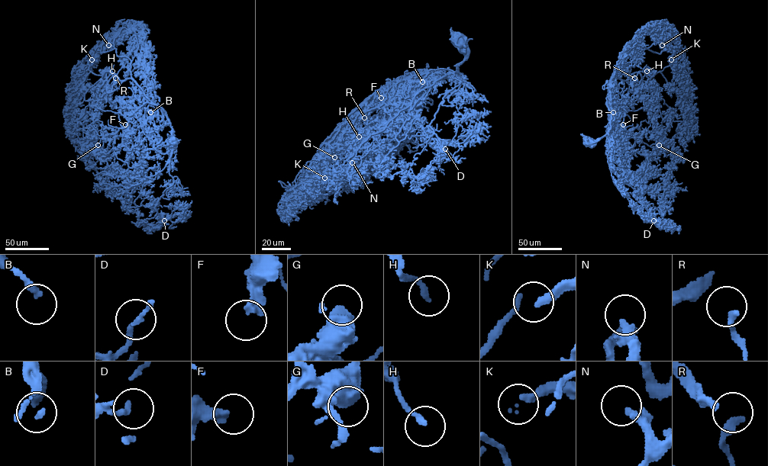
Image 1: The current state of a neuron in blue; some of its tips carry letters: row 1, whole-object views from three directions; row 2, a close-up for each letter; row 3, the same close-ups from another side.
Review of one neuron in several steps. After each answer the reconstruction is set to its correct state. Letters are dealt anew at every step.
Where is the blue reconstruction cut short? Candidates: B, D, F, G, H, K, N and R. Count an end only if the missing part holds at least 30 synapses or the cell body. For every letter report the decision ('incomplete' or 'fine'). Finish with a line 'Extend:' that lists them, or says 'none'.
B: fine
D: incomplete
F: fine
G: fine
H: fine
K: fine
N: fine
R: incomplete
Extend: D, R

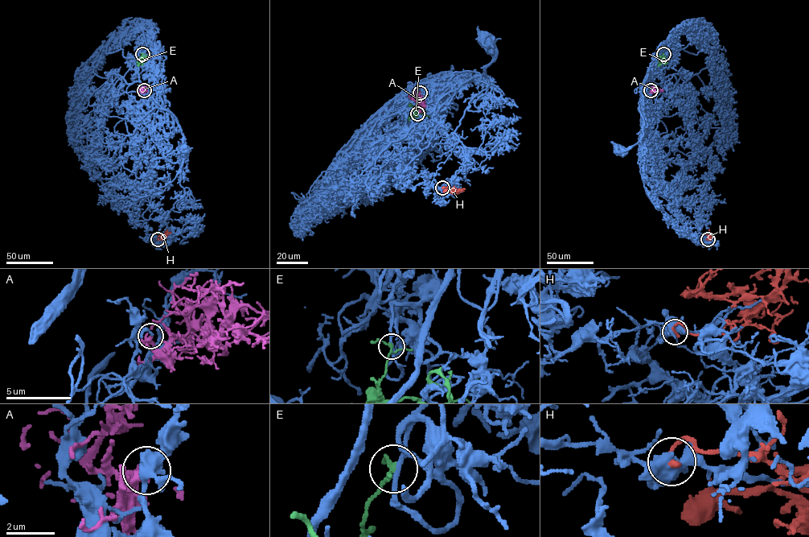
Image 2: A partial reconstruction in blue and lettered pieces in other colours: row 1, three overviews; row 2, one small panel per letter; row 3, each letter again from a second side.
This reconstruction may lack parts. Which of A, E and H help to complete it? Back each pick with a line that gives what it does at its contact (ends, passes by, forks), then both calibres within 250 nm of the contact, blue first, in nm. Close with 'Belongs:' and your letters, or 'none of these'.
E: It forks there. Thickness 170 nm (blue) against 140 nm
Belongs: E

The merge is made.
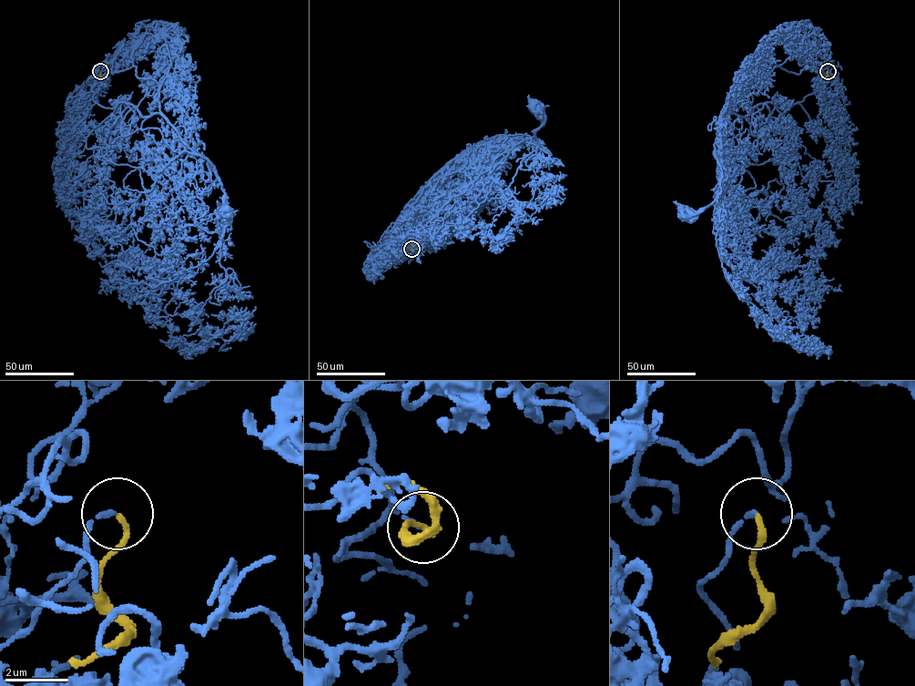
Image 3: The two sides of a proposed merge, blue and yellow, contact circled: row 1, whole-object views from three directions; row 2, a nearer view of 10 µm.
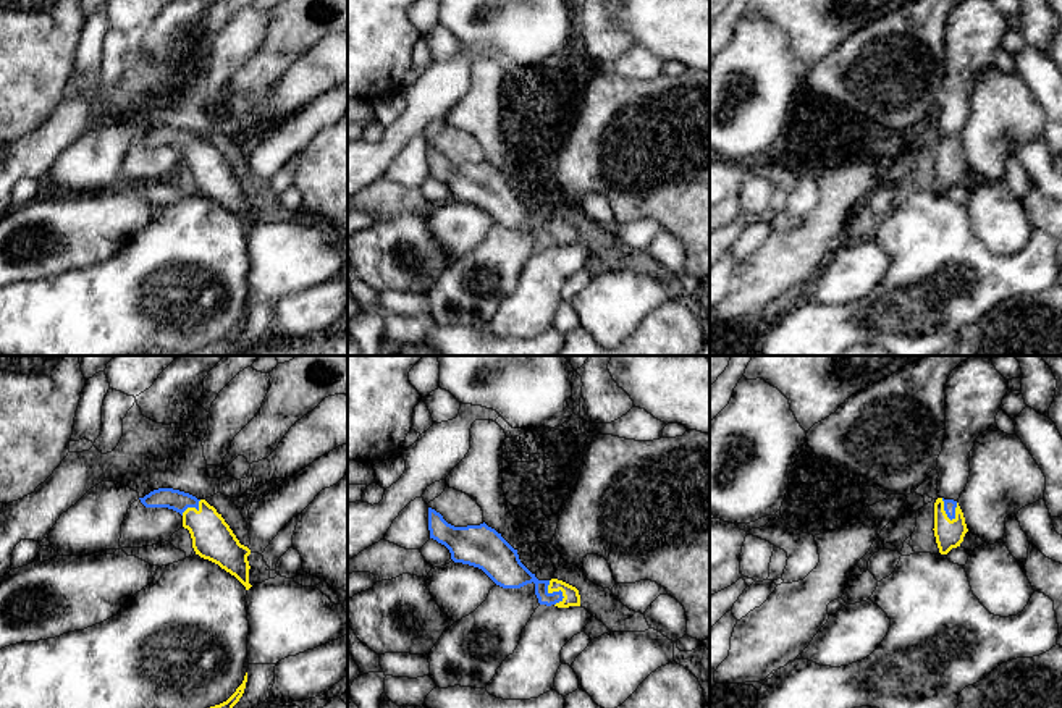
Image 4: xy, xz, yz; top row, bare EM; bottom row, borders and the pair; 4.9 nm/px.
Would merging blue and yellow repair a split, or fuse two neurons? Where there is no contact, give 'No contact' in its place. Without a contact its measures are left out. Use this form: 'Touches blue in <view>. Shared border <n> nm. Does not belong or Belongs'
Touches blue in xz. Shared border 130 nm. Belongs

